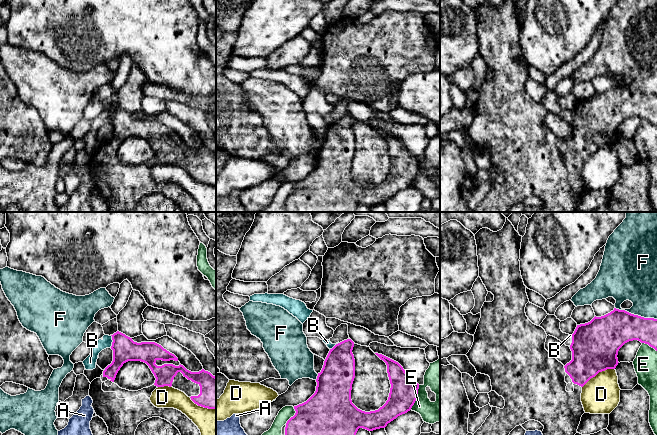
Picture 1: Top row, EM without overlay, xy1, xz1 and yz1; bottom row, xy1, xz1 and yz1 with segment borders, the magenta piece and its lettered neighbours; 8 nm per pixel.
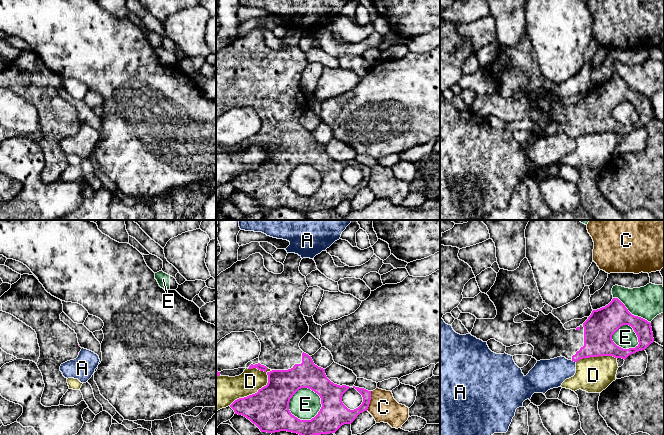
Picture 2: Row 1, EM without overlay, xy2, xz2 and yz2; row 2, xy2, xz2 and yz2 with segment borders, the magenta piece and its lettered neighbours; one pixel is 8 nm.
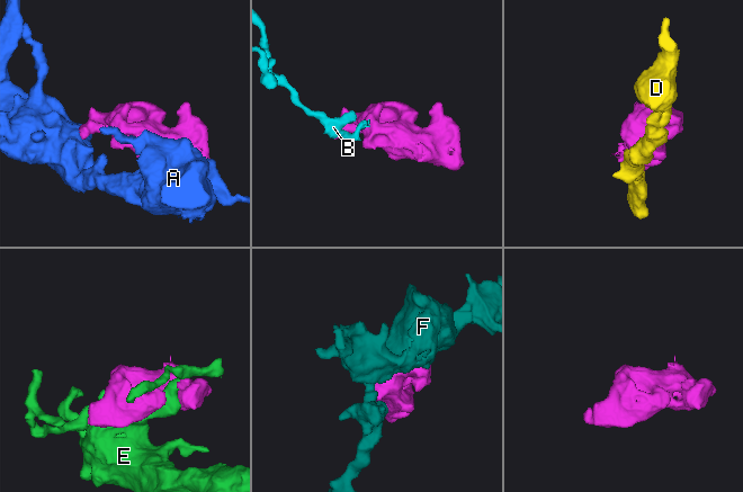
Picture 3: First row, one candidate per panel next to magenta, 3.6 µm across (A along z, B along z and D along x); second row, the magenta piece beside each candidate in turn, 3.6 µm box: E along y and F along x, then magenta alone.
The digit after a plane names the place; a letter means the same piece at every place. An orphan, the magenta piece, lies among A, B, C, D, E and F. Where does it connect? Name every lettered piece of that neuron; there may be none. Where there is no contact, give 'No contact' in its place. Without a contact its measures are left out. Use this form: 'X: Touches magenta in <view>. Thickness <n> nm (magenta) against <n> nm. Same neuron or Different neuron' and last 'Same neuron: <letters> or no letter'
A: Touches magenta in yz2. Thickness 220 nm (magenta) against 240 nm. Different neuron
B: Touches magenta in xy1. Thickness 190 nm (magenta) against 100 nm. Different neuron
C: Touches magenta in xz2. Thickness 150 nm (magenta) against 220 nm. Different neuron
D: Touches magenta in xz2. Thickness 320 nm (magenta) against 240 nm. Different neuron
E: Touches magenta in xz2. Thickness 280 nm (magenta) against 240 nm. Different neuron
F: Touches magenta in yz1. Thickness 300 nm (magenta) against 300 nm. Different neuron
Same neuron: no letter

